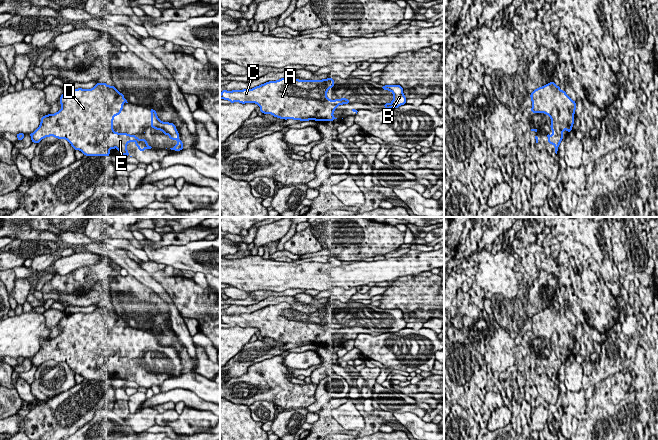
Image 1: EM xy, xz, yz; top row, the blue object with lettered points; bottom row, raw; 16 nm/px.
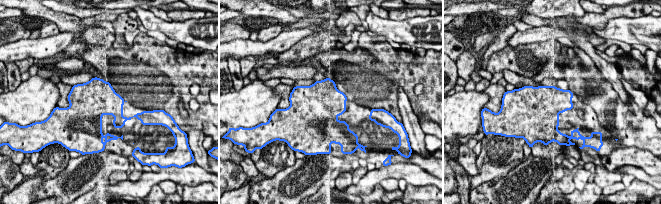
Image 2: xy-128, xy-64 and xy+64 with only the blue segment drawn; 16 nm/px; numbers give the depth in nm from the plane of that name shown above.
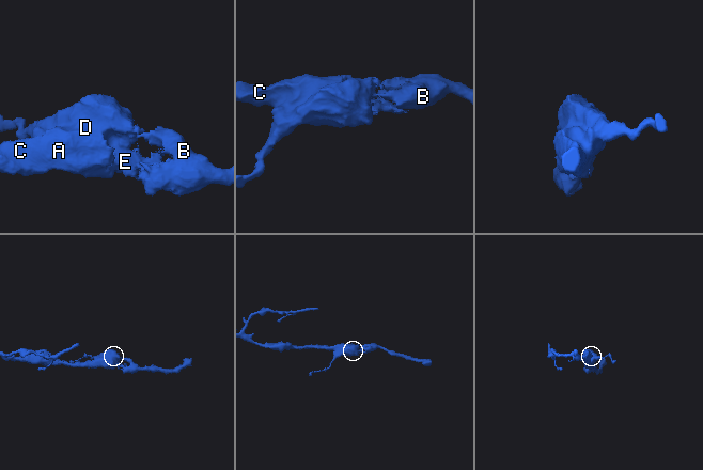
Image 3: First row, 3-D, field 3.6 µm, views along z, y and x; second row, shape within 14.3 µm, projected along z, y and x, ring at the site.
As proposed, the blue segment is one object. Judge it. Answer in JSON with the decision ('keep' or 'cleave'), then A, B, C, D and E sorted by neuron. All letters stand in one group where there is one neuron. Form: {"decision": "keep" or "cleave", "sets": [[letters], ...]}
{"decision": "keep", "sets": [["A", "B", "C", "D", "E"]]}

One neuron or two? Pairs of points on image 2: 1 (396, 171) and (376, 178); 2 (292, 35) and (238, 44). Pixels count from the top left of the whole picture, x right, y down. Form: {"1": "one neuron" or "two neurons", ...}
{"1": "one neuron", "2": "one neuron"}

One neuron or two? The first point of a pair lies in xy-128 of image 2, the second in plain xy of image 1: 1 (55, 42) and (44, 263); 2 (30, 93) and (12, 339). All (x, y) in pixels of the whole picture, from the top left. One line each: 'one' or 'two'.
1: two
2: one

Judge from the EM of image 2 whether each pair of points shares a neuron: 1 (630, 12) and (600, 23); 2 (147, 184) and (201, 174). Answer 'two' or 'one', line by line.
1: one
2: one

